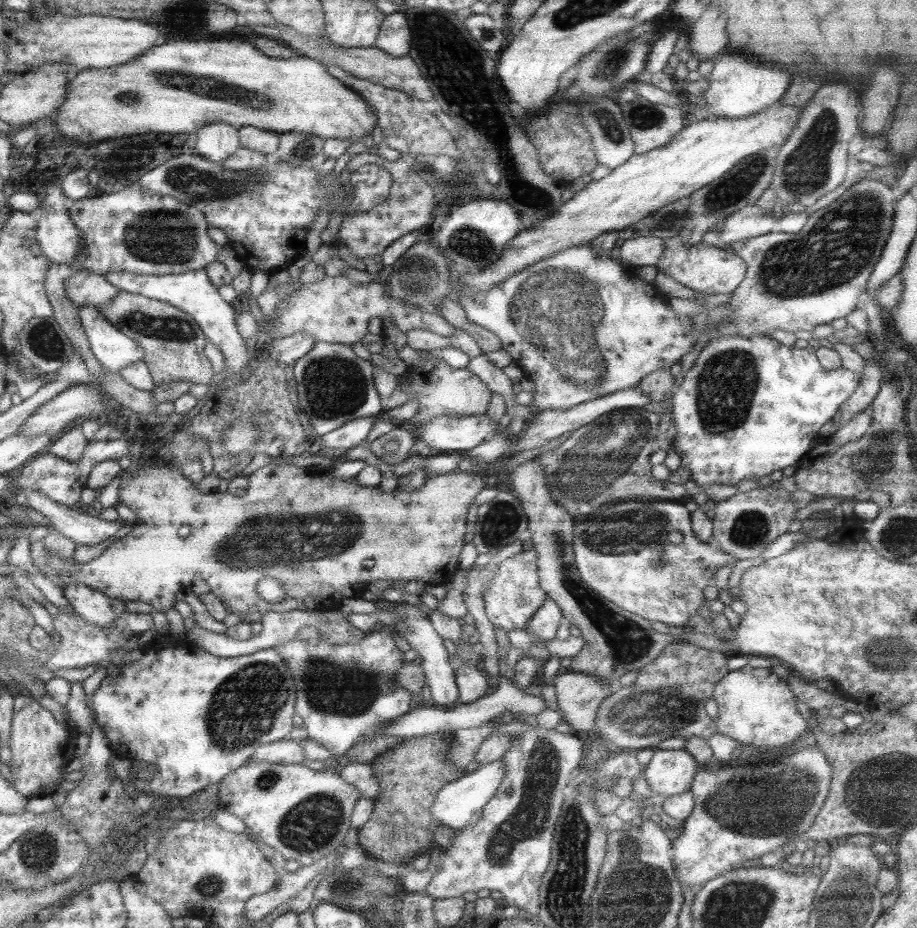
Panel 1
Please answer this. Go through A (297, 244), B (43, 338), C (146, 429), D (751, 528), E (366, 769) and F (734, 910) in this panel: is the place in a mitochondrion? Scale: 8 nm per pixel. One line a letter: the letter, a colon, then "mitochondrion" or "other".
A: other
B: mitochondrion
C: other
D: mitochondrion
E: other
F: mitochondrion

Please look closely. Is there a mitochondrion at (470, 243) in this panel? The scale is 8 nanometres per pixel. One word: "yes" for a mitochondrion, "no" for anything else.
yes

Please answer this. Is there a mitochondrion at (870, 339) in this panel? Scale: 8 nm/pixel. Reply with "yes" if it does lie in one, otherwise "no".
no

